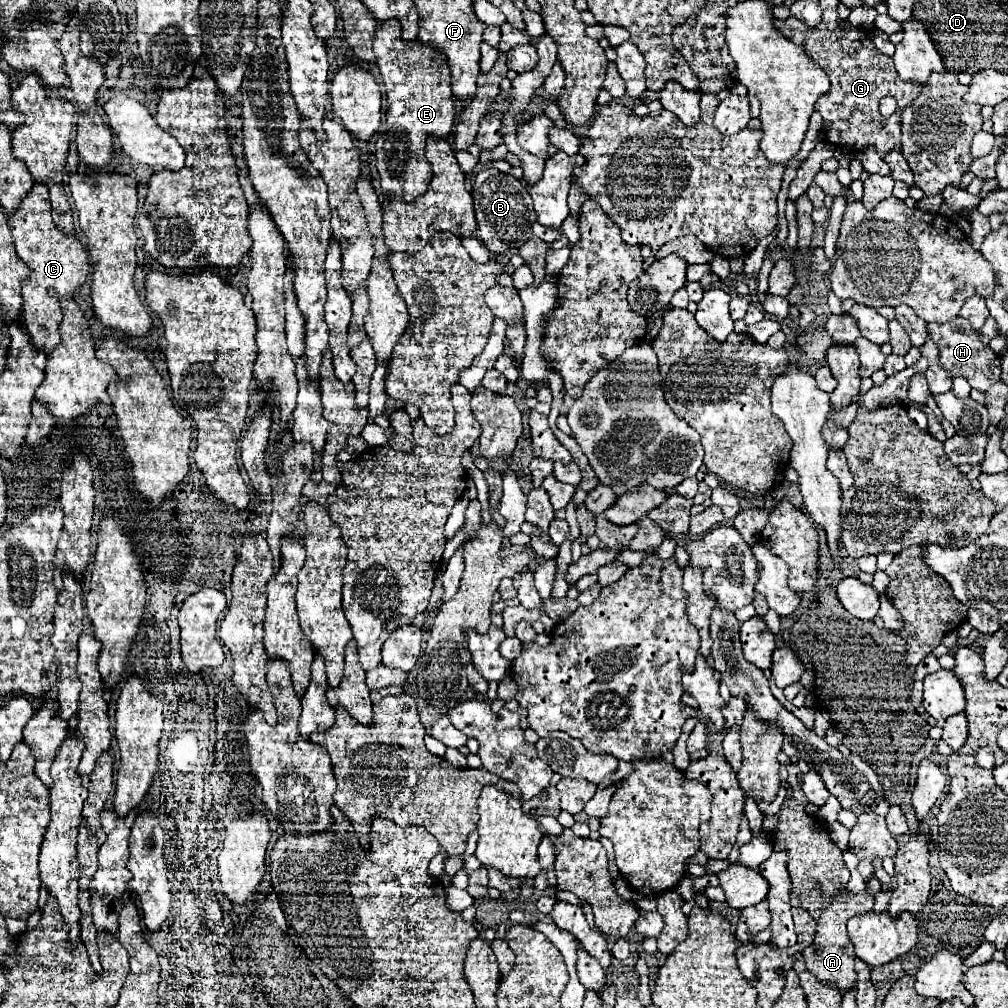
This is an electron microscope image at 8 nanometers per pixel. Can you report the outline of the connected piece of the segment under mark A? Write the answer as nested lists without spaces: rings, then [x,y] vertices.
[[[866,891],[863,892],[863,899],[853,893],[839,893],[821,913],[821,919],[817,921],[817,933],[813,945],[809,945],[803,951],[803,959],[807,965],[807,971],[811,971],[823,985],[835,985],[841,993],[847,993],[849,989],[855,987],[855,969],[853,969],[853,947],[851,939],[847,935],[847,921],[853,915],[861,915],[865,911],[872,910],[874,905],[874,896]]]

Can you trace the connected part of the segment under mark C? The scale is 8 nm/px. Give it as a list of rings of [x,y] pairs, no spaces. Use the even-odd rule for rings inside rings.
[[[35,183],[31,193],[23,199],[15,215],[9,217],[13,243],[17,255],[31,269],[29,279],[23,283],[23,325],[35,349],[49,355],[59,345],[59,323],[63,320],[61,299],[75,297],[75,293],[89,281],[91,263],[87,251],[75,237],[63,235],[51,219],[49,189]]]

